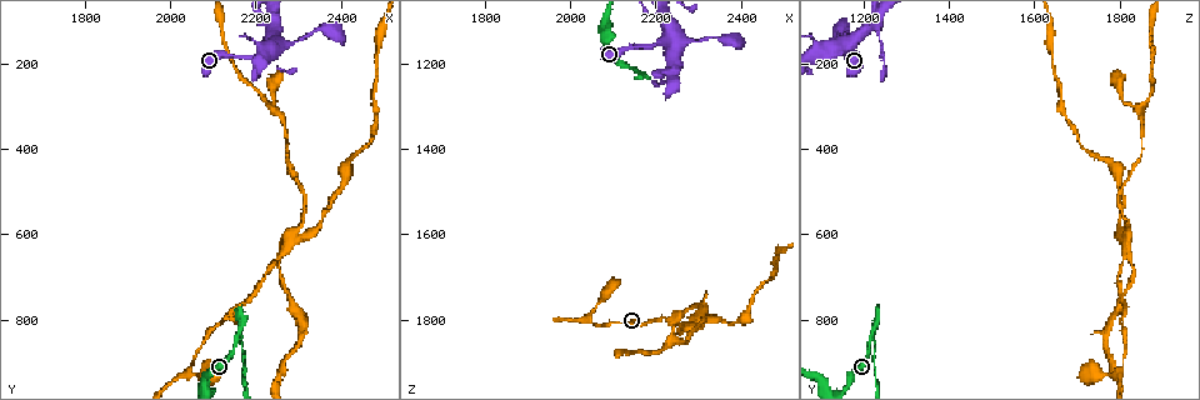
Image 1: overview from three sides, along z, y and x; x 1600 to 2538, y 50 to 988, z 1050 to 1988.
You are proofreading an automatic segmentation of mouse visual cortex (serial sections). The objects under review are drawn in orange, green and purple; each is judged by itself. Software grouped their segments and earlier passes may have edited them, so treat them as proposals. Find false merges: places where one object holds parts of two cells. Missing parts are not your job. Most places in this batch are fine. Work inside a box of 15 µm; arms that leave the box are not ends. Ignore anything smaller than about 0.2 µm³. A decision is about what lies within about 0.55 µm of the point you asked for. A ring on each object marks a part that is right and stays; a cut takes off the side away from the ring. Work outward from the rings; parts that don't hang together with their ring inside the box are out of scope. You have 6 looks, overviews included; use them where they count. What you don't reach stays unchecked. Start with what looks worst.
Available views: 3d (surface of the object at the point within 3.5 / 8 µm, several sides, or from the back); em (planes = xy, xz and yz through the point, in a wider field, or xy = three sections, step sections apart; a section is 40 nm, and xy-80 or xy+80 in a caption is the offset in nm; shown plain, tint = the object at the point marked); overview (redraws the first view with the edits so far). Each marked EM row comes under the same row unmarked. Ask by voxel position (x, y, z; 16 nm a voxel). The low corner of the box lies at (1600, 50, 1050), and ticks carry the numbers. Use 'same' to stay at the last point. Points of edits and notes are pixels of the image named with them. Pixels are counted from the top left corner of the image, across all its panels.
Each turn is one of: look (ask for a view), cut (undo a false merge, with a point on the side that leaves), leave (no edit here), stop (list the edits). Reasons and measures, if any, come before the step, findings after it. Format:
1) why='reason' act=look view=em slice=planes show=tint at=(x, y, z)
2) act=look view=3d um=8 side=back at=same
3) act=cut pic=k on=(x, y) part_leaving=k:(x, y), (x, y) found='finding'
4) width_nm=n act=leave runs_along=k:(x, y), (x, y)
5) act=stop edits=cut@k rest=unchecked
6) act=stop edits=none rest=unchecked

why='three arms meet' act=look view=3d um=3.5 at=(2260, 655, 1820)

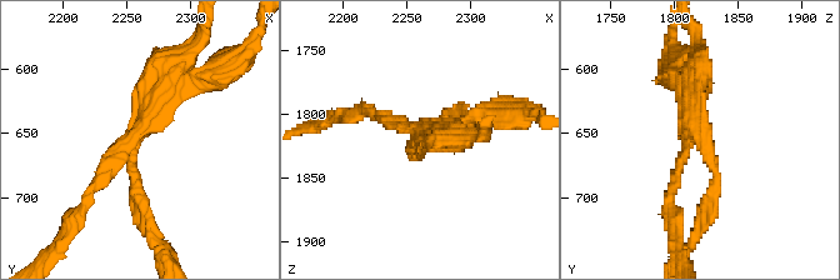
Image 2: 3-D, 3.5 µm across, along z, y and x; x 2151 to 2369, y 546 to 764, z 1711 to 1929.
arms=3 arm_widths_nm=150,150,300 why='now the EM' act=look view=em slice=xy step=3 show=tint at=(2256, 652, 1818)

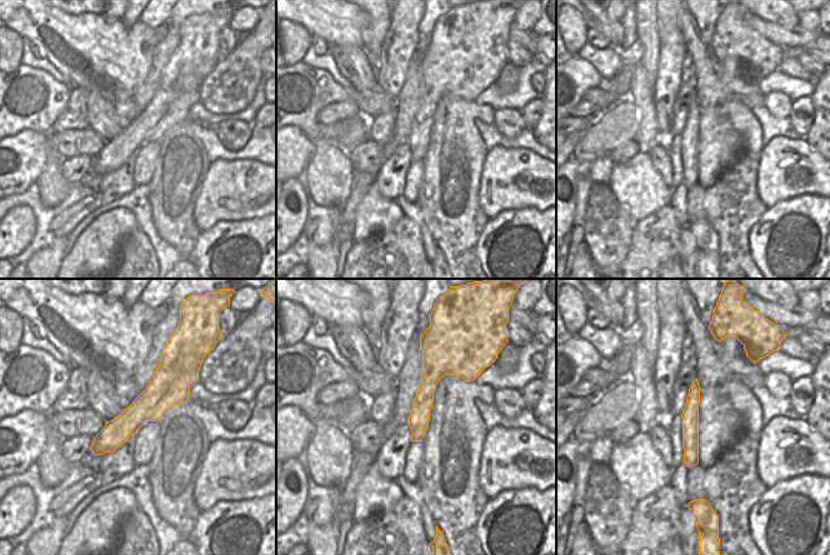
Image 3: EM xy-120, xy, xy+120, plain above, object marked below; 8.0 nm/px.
act=cut pic=2 on=(704, 54) found='two cells meet here'

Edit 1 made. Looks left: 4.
act=look view=overview

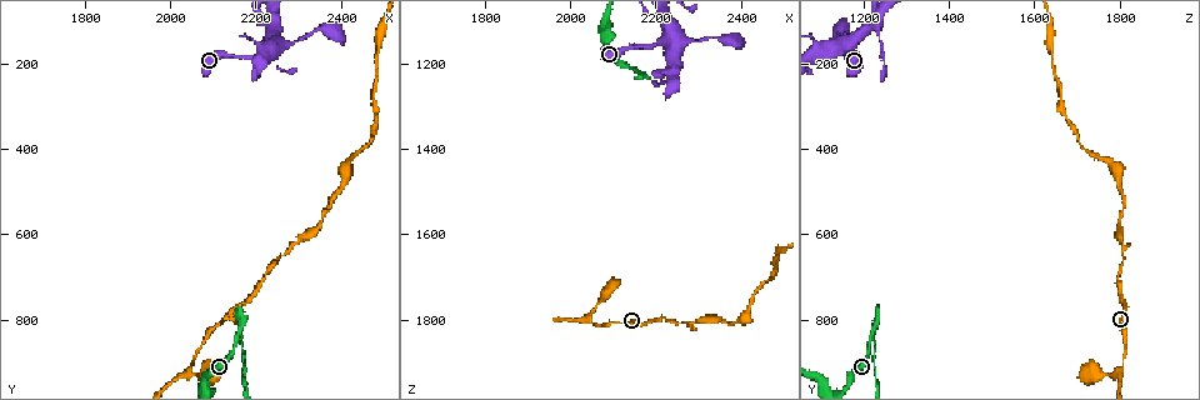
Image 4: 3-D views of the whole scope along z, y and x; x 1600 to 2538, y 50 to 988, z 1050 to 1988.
act=look view=3d um=3.5 at=(2160, 845, 1225)

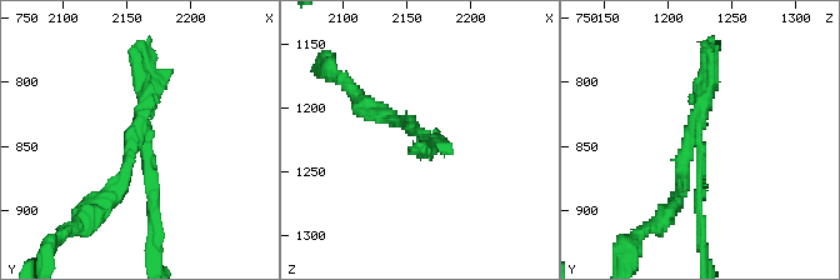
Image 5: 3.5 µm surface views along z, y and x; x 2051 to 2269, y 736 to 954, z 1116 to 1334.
act=look view=em slice=planes show=tint at=(2164, 854, 1224)

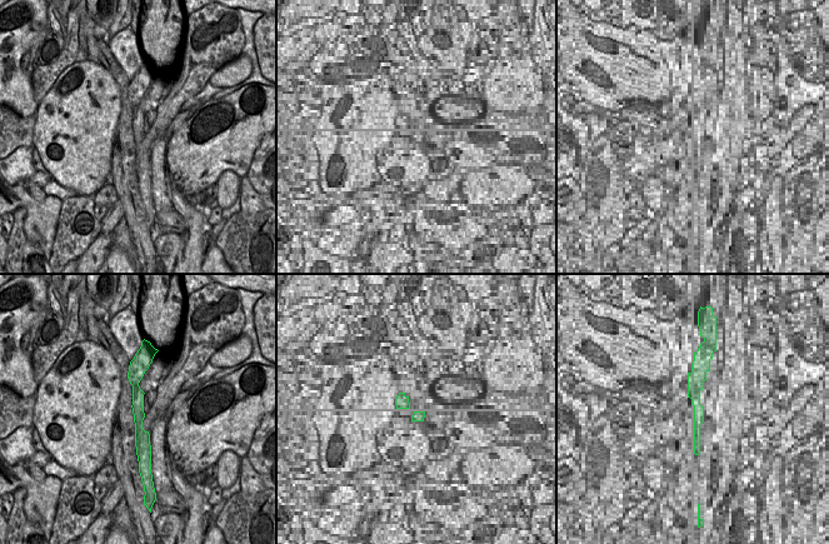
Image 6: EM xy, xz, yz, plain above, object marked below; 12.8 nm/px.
act=cut pic=5 on=(698, 201) found='a second cell is stuck on'

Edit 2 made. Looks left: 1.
why='thin arm on a thick one' act=look view=3d um=3.5 at=(2230, 170, 1155)

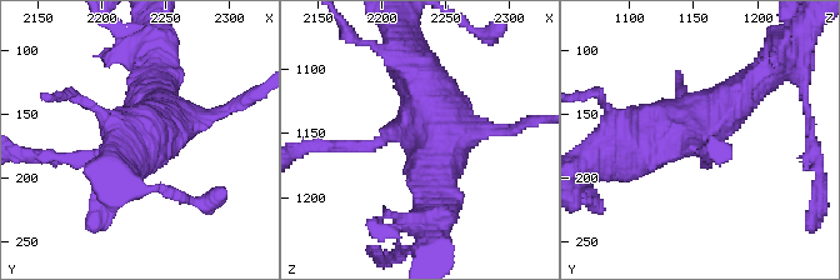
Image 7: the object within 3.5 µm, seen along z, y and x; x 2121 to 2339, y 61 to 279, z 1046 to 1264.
act=leave runs_along=7:(65, 156), (145, 134), (156, 84) found='all the same cell'

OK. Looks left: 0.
act=stop edits=cut@2,cut@5 rest=unchecked

